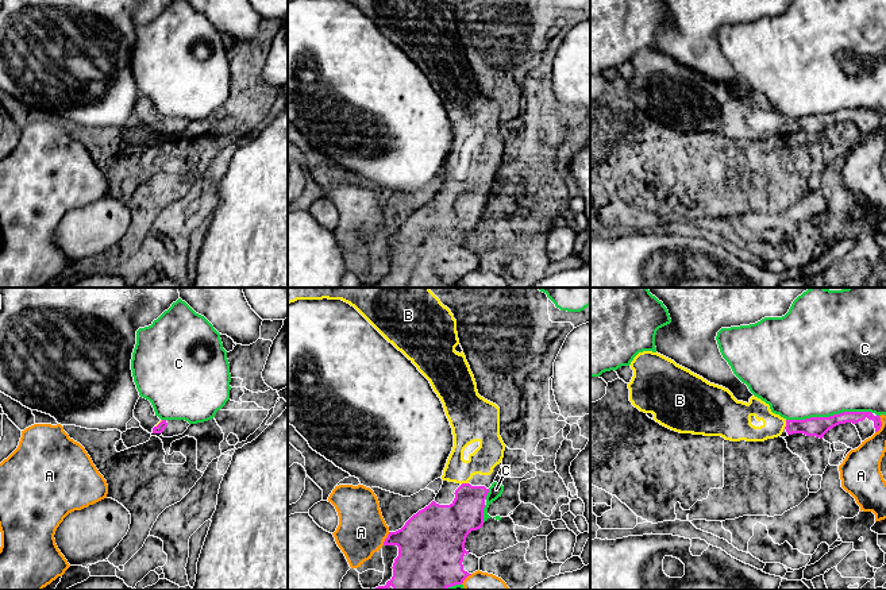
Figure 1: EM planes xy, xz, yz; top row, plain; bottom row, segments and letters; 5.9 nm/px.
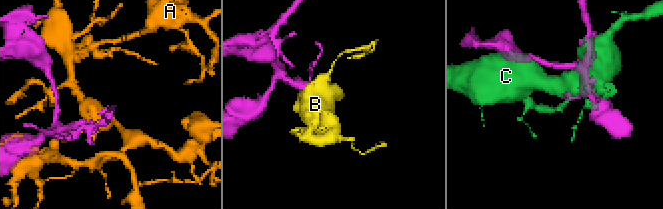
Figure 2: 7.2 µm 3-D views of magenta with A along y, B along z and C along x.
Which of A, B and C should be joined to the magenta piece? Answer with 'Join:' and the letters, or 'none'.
Join: B

